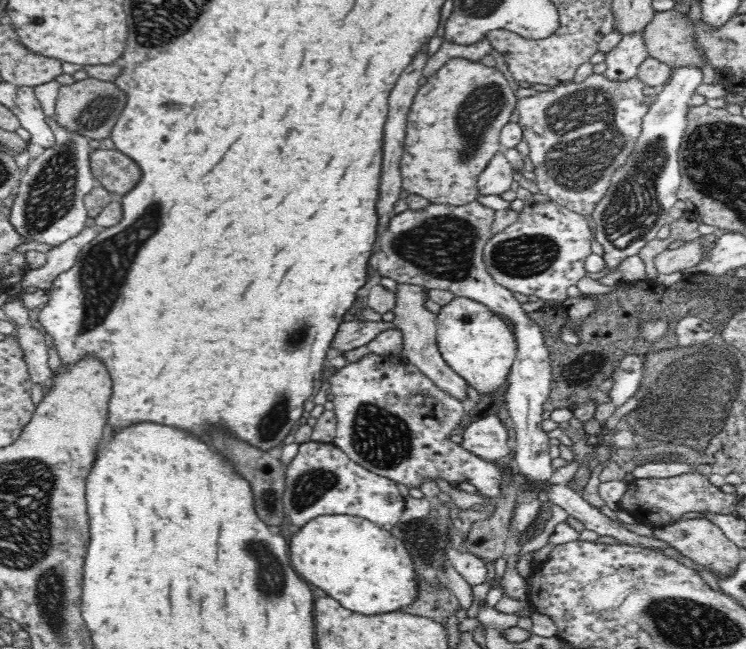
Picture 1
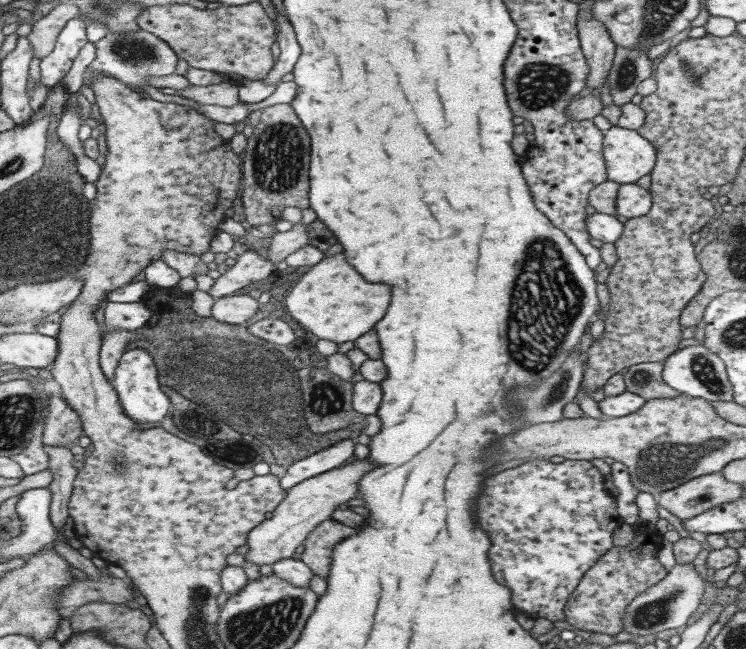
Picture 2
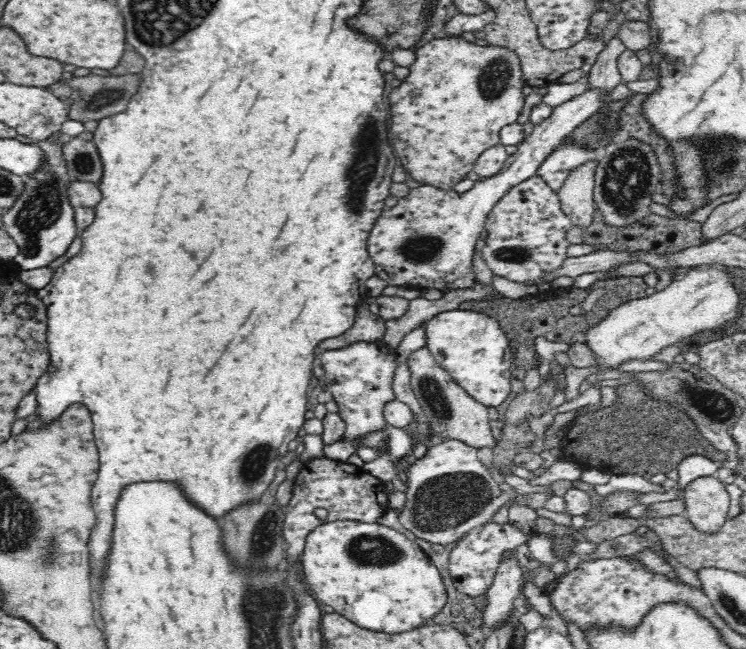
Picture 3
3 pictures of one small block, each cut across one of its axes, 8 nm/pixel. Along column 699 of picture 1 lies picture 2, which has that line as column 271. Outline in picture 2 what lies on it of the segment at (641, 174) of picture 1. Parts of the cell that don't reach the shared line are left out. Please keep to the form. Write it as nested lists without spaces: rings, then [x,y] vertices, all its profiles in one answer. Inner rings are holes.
[[[274,8],[277,14],[276,20],[279,30],[276,33],[278,39],[278,46],[280,47],[280,55],[276,60],[275,66],[271,69],[271,72],[262,80],[266,86],[274,86],[282,82],[282,77],[288,73],[294,71],[295,65],[301,55],[301,48],[296,42],[296,36],[294,36],[294,30],[290,26],[290,20],[281,14],[277,8]]]

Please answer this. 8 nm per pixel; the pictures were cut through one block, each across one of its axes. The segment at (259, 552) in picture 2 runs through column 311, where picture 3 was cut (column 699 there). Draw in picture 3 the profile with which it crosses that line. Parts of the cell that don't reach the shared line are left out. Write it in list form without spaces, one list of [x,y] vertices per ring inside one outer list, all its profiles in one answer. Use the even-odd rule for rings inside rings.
[[[702,476],[683,490],[684,516],[700,533],[718,533],[728,520],[730,496],[717,476]]]

